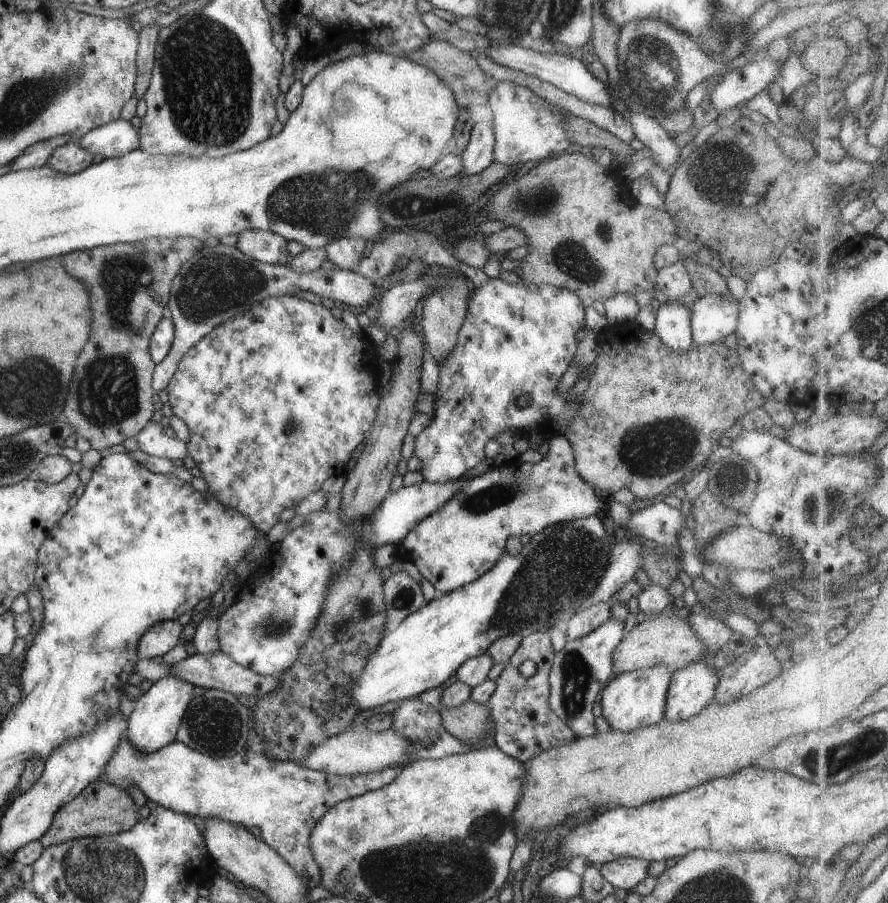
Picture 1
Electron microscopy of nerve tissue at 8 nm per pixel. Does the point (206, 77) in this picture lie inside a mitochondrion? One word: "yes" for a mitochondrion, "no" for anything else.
yes

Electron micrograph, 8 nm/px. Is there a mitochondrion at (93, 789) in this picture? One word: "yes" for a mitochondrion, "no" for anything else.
no

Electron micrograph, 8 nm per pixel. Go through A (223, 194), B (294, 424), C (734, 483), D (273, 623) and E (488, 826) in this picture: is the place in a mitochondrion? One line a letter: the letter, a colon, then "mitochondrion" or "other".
A: other
B: mitochondrion
C: mitochondrion
D: mitochondrion
E: mitochondrion

